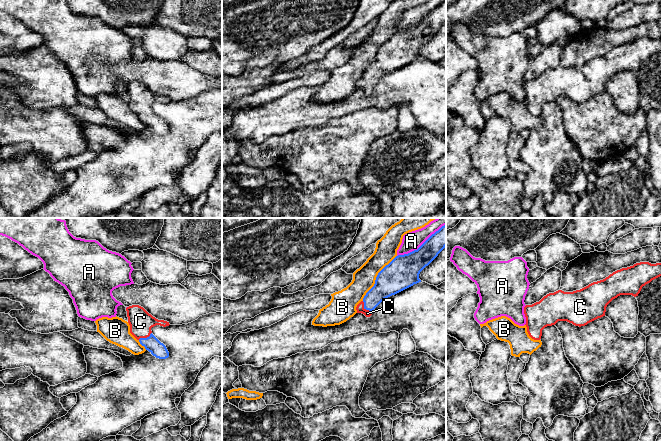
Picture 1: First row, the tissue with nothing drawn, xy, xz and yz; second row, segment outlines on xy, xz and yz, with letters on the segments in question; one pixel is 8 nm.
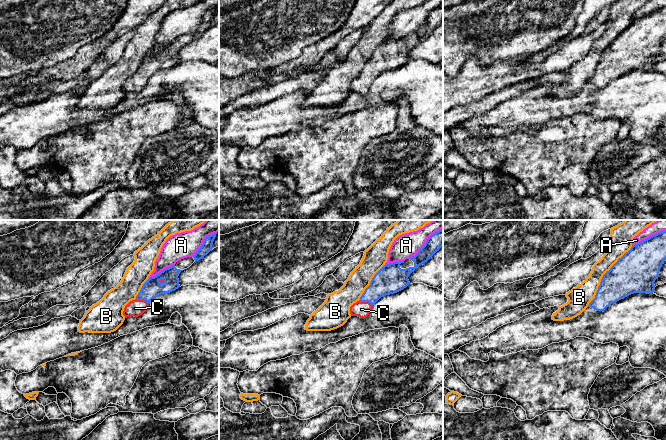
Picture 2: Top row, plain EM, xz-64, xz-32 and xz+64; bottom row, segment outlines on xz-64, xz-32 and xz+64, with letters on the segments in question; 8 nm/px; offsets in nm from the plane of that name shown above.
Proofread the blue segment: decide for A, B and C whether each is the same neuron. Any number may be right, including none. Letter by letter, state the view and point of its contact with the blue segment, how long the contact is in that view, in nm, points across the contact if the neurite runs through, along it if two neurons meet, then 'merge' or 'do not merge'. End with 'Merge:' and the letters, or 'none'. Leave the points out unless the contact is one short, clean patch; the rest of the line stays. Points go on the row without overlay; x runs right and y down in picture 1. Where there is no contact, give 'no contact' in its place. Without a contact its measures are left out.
A: xz (422, 20) | 460 nm | do not merge
B: xz (376, 54) | 460 nm | do not merge
C: xz (365, 84) | 120 nm | across xz (386, 61), (365, 84), (360, 83) | merge
Merge: C

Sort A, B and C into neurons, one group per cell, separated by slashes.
A / B / C

